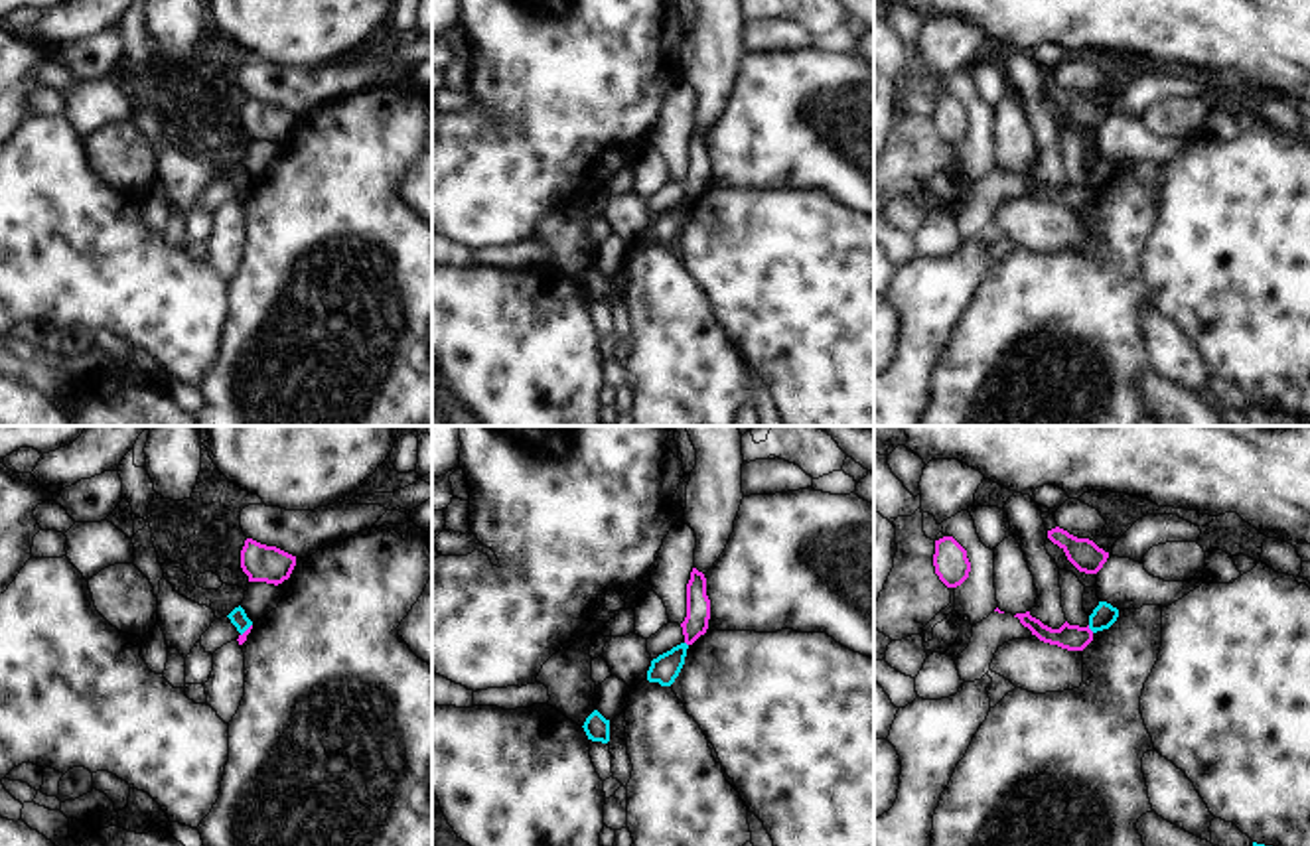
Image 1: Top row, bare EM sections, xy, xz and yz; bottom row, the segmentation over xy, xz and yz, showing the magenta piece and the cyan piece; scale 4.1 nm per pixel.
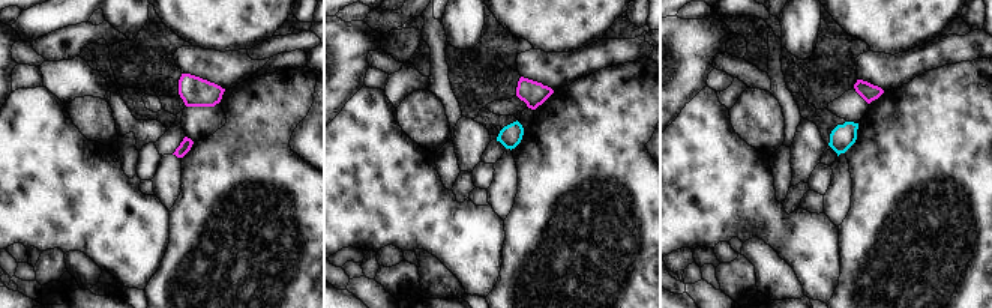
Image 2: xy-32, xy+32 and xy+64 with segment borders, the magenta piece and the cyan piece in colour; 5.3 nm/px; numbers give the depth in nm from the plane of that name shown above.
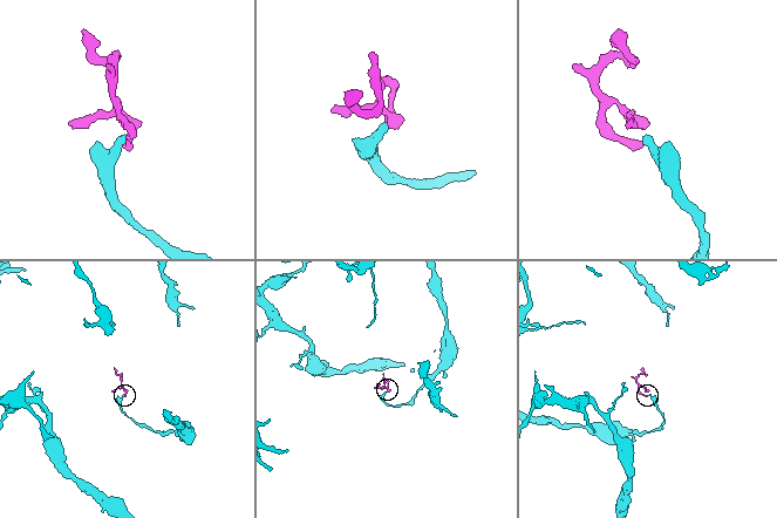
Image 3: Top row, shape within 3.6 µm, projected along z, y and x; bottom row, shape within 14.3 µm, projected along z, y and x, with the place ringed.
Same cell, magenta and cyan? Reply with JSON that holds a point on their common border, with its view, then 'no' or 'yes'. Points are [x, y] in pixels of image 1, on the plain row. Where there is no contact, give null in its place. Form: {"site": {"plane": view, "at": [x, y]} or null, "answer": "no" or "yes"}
{"site": {"plane": "yz", "at": [1090, 188]}, "answer": "no"}

